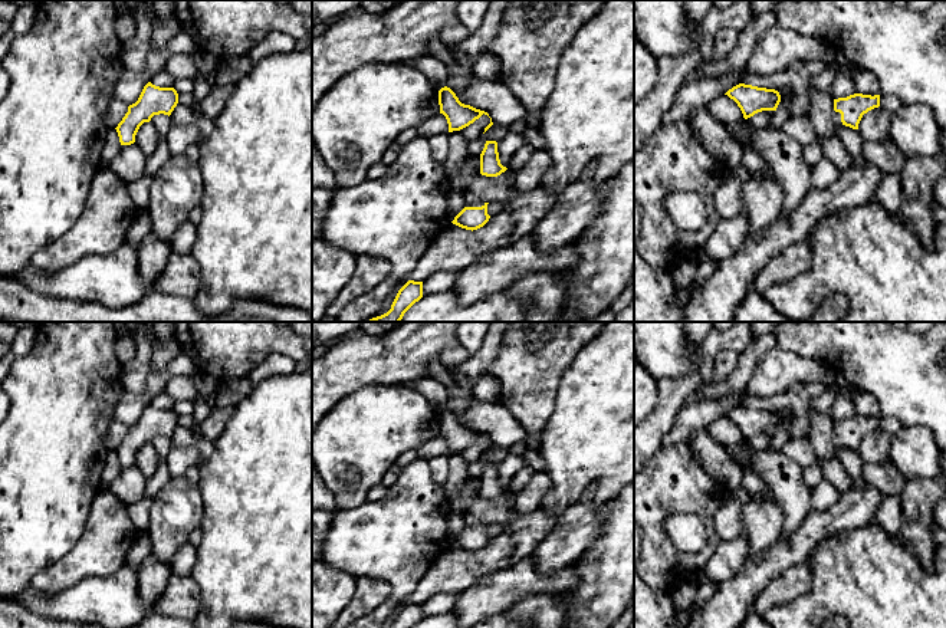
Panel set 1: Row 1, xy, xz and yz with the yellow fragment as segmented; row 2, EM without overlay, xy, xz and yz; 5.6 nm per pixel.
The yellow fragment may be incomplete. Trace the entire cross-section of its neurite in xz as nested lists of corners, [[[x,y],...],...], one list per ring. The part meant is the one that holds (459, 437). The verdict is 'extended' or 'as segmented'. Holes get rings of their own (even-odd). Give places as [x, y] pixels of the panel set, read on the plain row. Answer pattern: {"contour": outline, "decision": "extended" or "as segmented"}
{"contour": [[[447,408],[438,412],[438,427],[440,435],[443,435],[447,441],[449,454],[469,448],[483,435],[489,438],[485,433],[461,425],[456,415]]], "decision": "as segmented"}

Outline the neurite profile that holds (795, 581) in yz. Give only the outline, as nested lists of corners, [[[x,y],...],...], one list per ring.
[[[807,563],[786,568],[779,576],[771,581],[758,595],[752,612],[762,617],[772,606],[786,604],[808,594],[811,589],[811,571]]]

